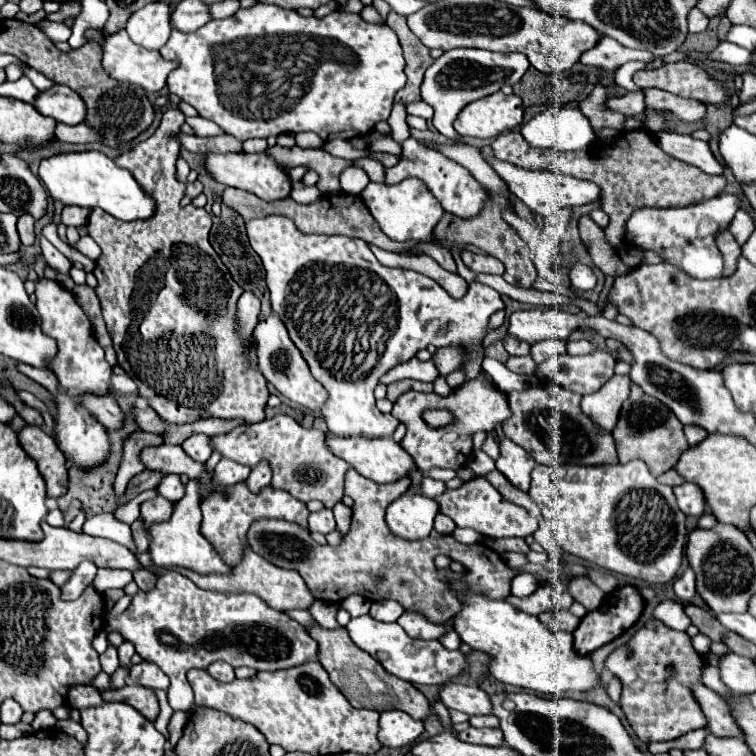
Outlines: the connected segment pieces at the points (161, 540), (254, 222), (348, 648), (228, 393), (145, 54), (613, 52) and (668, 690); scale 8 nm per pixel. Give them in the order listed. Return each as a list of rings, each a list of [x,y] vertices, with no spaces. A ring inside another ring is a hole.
[[[195,481],[187,483],[185,497],[175,503],[173,515],[169,521],[153,523],[147,529],[149,535],[149,553],[155,565],[179,565],[193,569],[197,573],[229,573],[229,565],[219,557],[219,553],[211,547],[211,543],[201,535],[201,509],[199,509],[199,493],[195,489]]]
[[[271,215],[265,219],[251,219],[247,223],[247,237],[253,251],[263,261],[273,313],[285,323],[289,337],[303,353],[311,375],[329,393],[321,413],[327,421],[327,429],[333,435],[393,435],[400,422],[393,415],[385,415],[375,407],[373,389],[379,377],[395,365],[413,359],[419,349],[429,345],[436,348],[457,345],[465,351],[467,361],[467,347],[483,341],[489,317],[503,309],[501,295],[487,285],[473,283],[469,285],[469,291],[463,299],[453,299],[433,279],[417,271],[391,269],[381,265],[371,253],[369,245],[361,239],[343,235],[307,235],[301,233],[287,217]]]
[[[305,625],[305,631],[317,641],[319,645],[319,663],[323,669],[329,673],[331,683],[345,695],[345,699],[353,707],[361,709],[375,709],[375,711],[389,711],[389,709],[399,709],[409,713],[415,719],[425,719],[431,715],[431,707],[421,691],[417,691],[409,681],[403,681],[391,673],[387,673],[377,661],[359,649],[351,637],[347,635],[347,629],[323,629],[321,625]]]
[[[167,109],[163,113],[163,121],[159,125],[159,129],[143,143],[139,143],[137,147],[133,147],[131,151],[125,151],[121,153],[121,157],[115,159],[115,163],[119,167],[125,167],[133,173],[133,177],[139,181],[139,185],[143,185],[143,189],[147,189],[147,193],[151,193],[151,197],[155,197],[155,203],[159,205],[159,209],[155,211],[155,217],[151,217],[151,221],[133,221],[133,223],[125,223],[125,221],[117,221],[115,217],[111,217],[109,213],[105,213],[103,209],[93,209],[91,211],[91,217],[89,217],[89,235],[97,241],[97,245],[101,247],[101,257],[95,261],[95,269],[93,269],[93,275],[97,277],[97,287],[95,287],[95,295],[99,297],[99,303],[101,303],[101,309],[103,309],[103,317],[105,317],[105,323],[107,323],[107,329],[113,337],[113,345],[115,345],[115,351],[117,351],[117,359],[119,359],[119,365],[125,369],[125,373],[137,383],[139,387],[139,395],[145,397],[149,401],[149,405],[159,413],[159,417],[167,423],[193,423],[193,421],[199,421],[199,419],[207,419],[209,415],[211,417],[221,417],[221,419],[243,419],[243,421],[249,421],[249,423],[259,423],[265,419],[265,405],[267,405],[267,399],[269,399],[269,391],[267,391],[267,381],[263,377],[263,373],[259,371],[257,367],[257,359],[255,359],[255,349],[251,347],[247,353],[245,353],[245,343],[243,339],[239,337],[237,333],[237,323],[235,323],[235,315],[237,315],[237,299],[241,297],[243,293],[243,287],[239,283],[233,281],[231,273],[227,271],[227,267],[219,261],[219,255],[215,253],[215,249],[211,247],[209,243],[209,231],[211,231],[211,215],[205,211],[205,209],[197,209],[193,205],[187,205],[187,207],[179,207],[179,197],[185,195],[185,185],[179,183],[175,179],[175,161],[179,157],[179,141],[177,141],[177,135],[181,133],[181,125],[185,123],[185,115],[179,111],[179,109]],[[185,293],[207,293],[209,301],[215,301],[211,303],[215,307],[215,313],[205,313],[205,311],[199,311],[195,305],[191,305],[187,299],[185,299]],[[205,345],[211,345],[211,353],[215,357],[215,367],[223,373],[223,389],[221,393],[217,395],[215,401],[209,403],[209,369],[205,369]]]
[[[127,31],[109,35],[107,39],[103,39],[103,67],[107,69],[107,73],[119,81],[127,81],[127,83],[135,83],[141,85],[143,89],[147,89],[149,93],[157,93],[165,87],[167,75],[177,67],[177,61],[165,61],[161,57],[159,51],[149,51],[137,43],[133,43],[127,35]]]
[[[601,37],[599,45],[595,49],[589,49],[587,53],[581,55],[581,63],[595,67],[603,73],[615,73],[623,63],[629,61],[653,61],[655,55],[647,51],[637,51],[637,49],[627,49],[619,41],[611,37]]]
[[[647,621],[629,643],[617,647],[605,667],[621,679],[621,709],[643,743],[671,741],[693,729],[705,727],[707,719],[697,707],[689,685],[701,681],[701,655],[691,647],[691,637],[683,631],[673,631],[661,621]]]

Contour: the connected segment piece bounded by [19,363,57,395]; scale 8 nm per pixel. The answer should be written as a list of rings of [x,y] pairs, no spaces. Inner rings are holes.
[[[19,363],[19,371],[27,377],[31,377],[33,381],[37,381],[39,385],[43,385],[49,393],[57,393],[57,381],[55,381],[55,375],[49,371],[49,369],[37,369],[37,367],[31,367],[31,365],[23,365]]]

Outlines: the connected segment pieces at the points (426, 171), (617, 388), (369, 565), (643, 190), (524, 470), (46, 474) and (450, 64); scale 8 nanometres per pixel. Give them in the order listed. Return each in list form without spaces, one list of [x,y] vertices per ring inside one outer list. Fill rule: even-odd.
[[[409,137],[403,141],[402,153],[405,155],[405,159],[401,159],[399,165],[385,171],[385,183],[387,185],[395,185],[395,183],[401,183],[403,179],[415,177],[415,179],[423,181],[425,187],[435,195],[435,199],[443,205],[443,211],[447,211],[455,217],[461,217],[461,219],[477,217],[483,211],[483,207],[491,201],[489,193],[475,181],[475,177],[465,167],[443,157],[439,151],[421,145],[417,139]]]
[[[613,375],[597,393],[585,395],[581,401],[583,413],[603,431],[613,431],[621,405],[629,397],[631,379],[627,375]]]
[[[349,469],[345,476],[344,489],[345,494],[354,501],[351,507],[351,527],[337,547],[319,545],[311,539],[309,529],[281,519],[259,519],[251,523],[247,531],[247,547],[277,567],[295,569],[303,577],[307,589],[315,599],[321,599],[325,603],[341,603],[349,595],[361,595],[369,601],[395,599],[403,605],[405,611],[421,613],[427,621],[437,625],[447,623],[459,611],[459,599],[447,589],[449,579],[457,577],[461,581],[467,581],[471,589],[481,589],[491,599],[505,599],[511,593],[511,579],[517,573],[537,575],[539,585],[559,583],[561,587],[565,587],[573,579],[573,575],[565,573],[563,561],[549,561],[547,567],[527,563],[521,569],[513,569],[501,559],[497,551],[491,553],[487,545],[463,545],[451,535],[443,535],[439,539],[425,537],[419,541],[397,539],[385,523],[385,509],[399,495],[403,495],[409,485],[409,477],[387,485],[377,485],[361,477],[355,469]],[[437,555],[447,555],[449,559],[455,559],[461,565],[461,571],[455,573],[449,567],[439,569],[433,561]]]
[[[635,129],[635,131],[621,131],[611,143],[591,145],[585,151],[557,151],[557,149],[535,149],[523,141],[519,131],[501,133],[491,143],[493,155],[501,161],[507,161],[517,167],[525,169],[547,169],[561,175],[571,175],[577,179],[593,181],[601,189],[601,209],[609,215],[607,225],[607,243],[613,249],[623,247],[623,229],[627,217],[639,207],[683,207],[695,201],[703,201],[715,197],[726,186],[725,177],[709,177],[701,169],[691,167],[679,159],[669,157],[659,145],[653,133]]]
[[[497,424],[494,428],[497,436],[500,438],[500,455],[497,463],[497,469],[511,481],[517,489],[529,491],[529,481],[531,481],[531,471],[535,467],[535,459],[529,457],[529,453],[515,445],[513,441],[507,441],[503,435],[502,425]]]
[[[25,425],[19,433],[19,445],[37,463],[41,477],[47,483],[47,497],[61,497],[67,493],[67,461],[53,437],[43,433],[39,427]]]
[[[451,49],[443,53],[425,71],[421,83],[421,99],[435,109],[433,127],[447,139],[455,139],[457,133],[453,129],[453,121],[465,105],[499,91],[503,85],[517,83],[527,69],[529,69],[529,61],[519,53],[515,57],[509,53],[491,53],[481,49]]]

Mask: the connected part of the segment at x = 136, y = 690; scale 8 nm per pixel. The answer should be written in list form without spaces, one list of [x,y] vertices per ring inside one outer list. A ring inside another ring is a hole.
[[[125,685],[121,689],[103,691],[103,701],[123,701],[135,707],[145,719],[155,721],[159,715],[159,701],[153,689],[143,689],[141,685]]]

